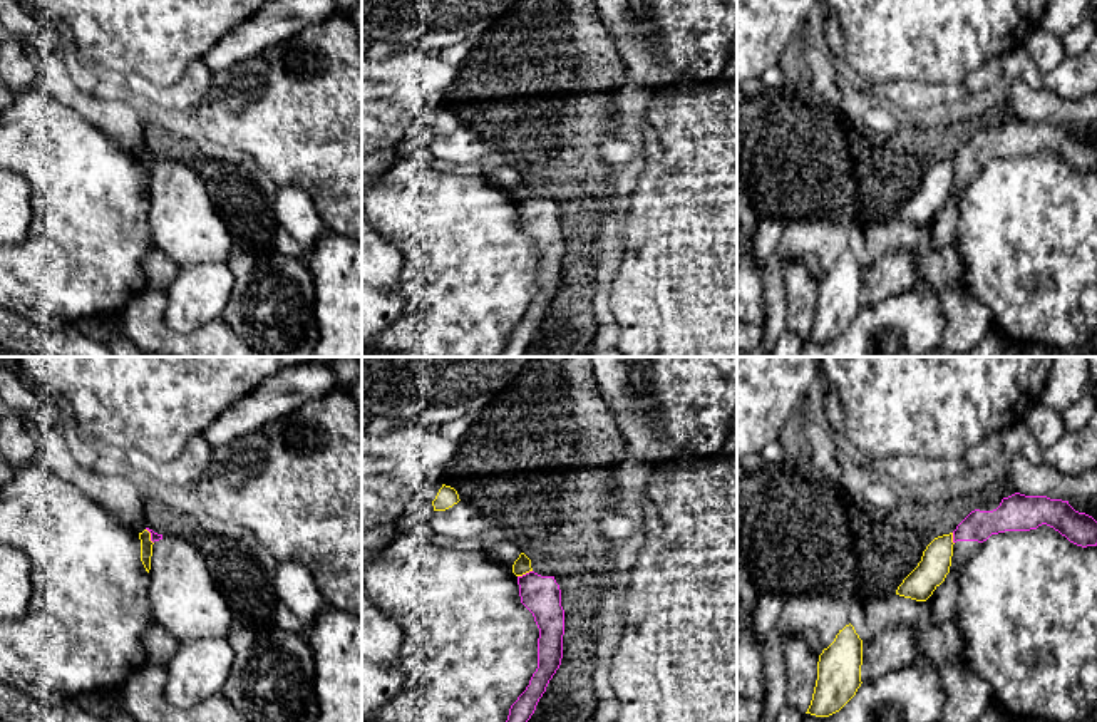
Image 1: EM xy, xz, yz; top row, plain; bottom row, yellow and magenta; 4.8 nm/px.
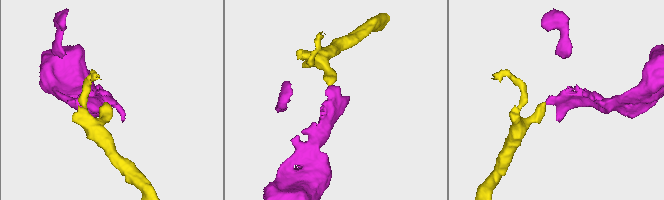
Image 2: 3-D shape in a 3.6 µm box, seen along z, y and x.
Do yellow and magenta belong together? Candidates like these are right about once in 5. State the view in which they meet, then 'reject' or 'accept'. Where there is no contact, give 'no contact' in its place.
meets yellow in xz; reject

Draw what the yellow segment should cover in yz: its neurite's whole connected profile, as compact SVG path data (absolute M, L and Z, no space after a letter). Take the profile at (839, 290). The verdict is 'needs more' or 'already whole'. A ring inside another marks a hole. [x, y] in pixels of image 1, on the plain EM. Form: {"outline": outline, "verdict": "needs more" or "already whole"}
{"outline": "M849 248L822 275L817 305L806 338L829 342L839 337L861 312L863 265Z", "verdict": "already whole"}

